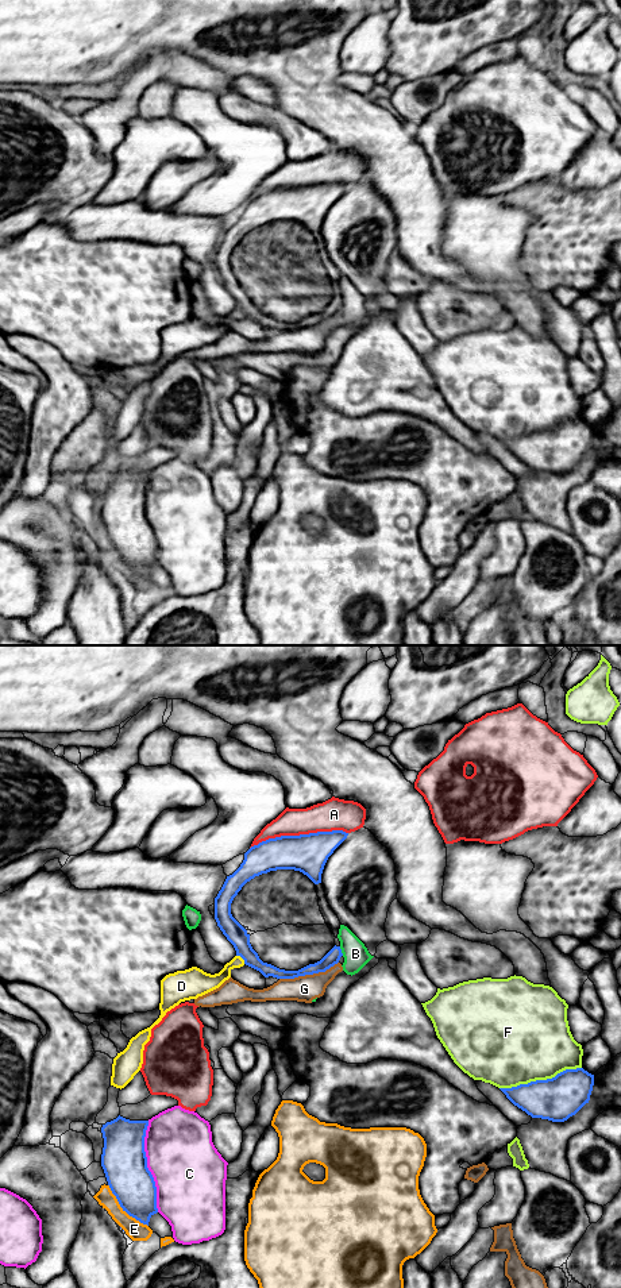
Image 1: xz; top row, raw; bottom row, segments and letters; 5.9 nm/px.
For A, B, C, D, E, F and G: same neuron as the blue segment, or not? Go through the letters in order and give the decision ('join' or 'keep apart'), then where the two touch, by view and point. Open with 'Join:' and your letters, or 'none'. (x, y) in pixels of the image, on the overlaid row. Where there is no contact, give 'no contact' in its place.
Join: none
A: keep apart; contact xz (300, 835)
B: keep apart; contact xz (340, 951)
C: keep apart; contact xz (146, 1167)
D: keep apart; contact xz (242, 957)
E: keep apart; contact xz (123, 1209)
F: keep apart; contact xz (540, 1080)
G: keep apart; contact xz (308, 974)

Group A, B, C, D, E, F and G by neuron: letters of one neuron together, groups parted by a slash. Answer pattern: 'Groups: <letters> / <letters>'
Groups: A / B / C / D / E / F / G

